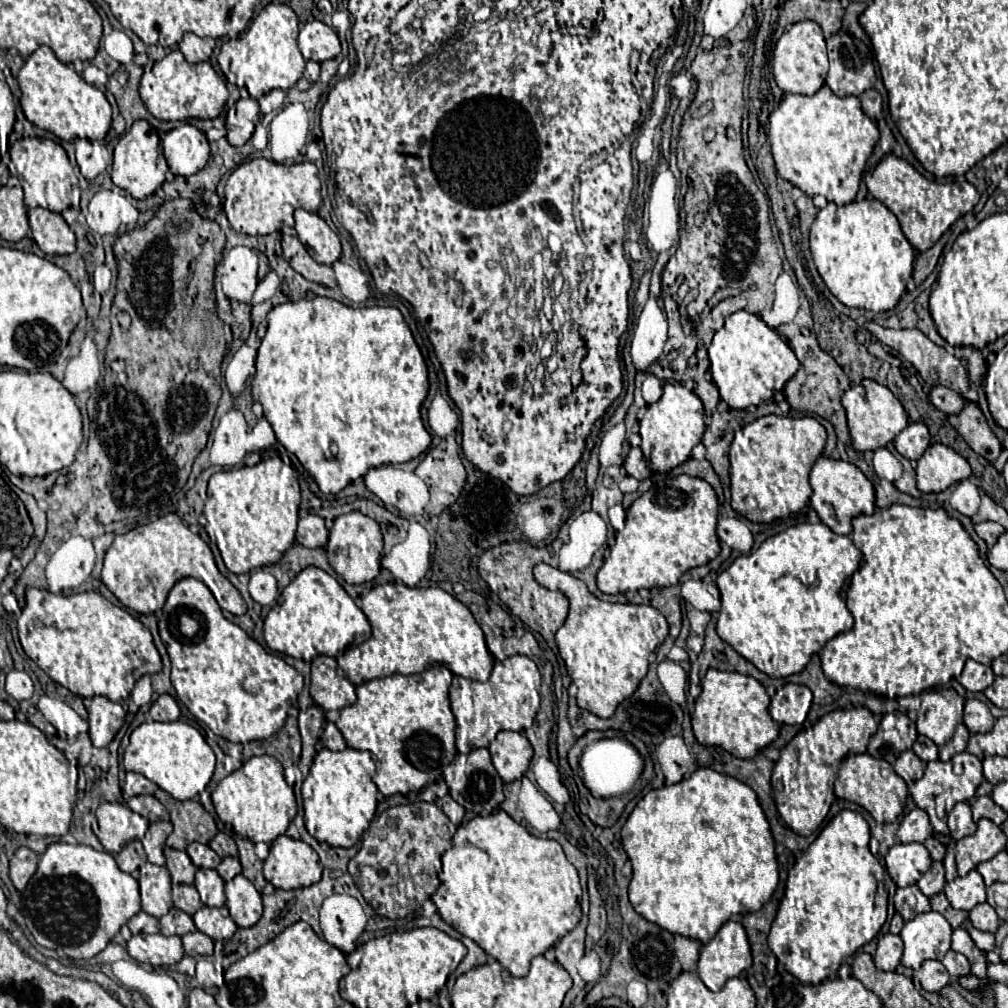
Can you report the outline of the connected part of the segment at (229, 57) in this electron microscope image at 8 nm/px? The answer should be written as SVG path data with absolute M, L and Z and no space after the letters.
M267 4L239 38L233 38L221 46L217 58L225 78L239 88L245 86L251 98L261 98L275 88L287 90L295 86L305 68L305 58L297 46L297 34L299 20L295 12L285 4Z

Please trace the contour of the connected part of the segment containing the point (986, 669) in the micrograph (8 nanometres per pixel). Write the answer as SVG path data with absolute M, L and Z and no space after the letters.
M967 660L963 674L959 676L959 684L969 692L983 692L993 684L993 680L995 680L995 674L991 666L979 664L975 660Z

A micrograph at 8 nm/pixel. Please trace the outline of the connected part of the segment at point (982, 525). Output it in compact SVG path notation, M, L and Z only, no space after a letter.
M979 522L979 524L975 524L975 532L979 538L983 538L987 542L987 546L993 546L997 542L997 538L1005 532L1005 528L997 522Z

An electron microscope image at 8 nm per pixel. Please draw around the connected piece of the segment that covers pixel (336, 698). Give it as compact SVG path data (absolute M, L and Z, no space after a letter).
M317 656L311 664L311 698L323 710L341 710L351 706L355 696L355 686L347 680L343 670L331 656Z

